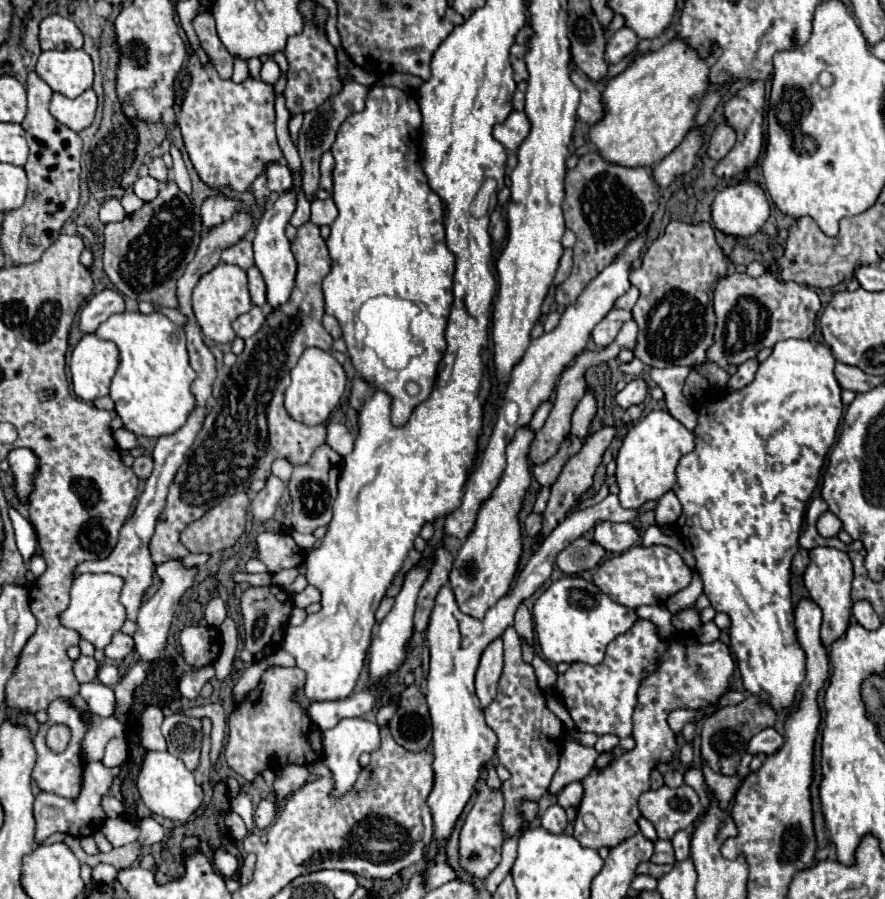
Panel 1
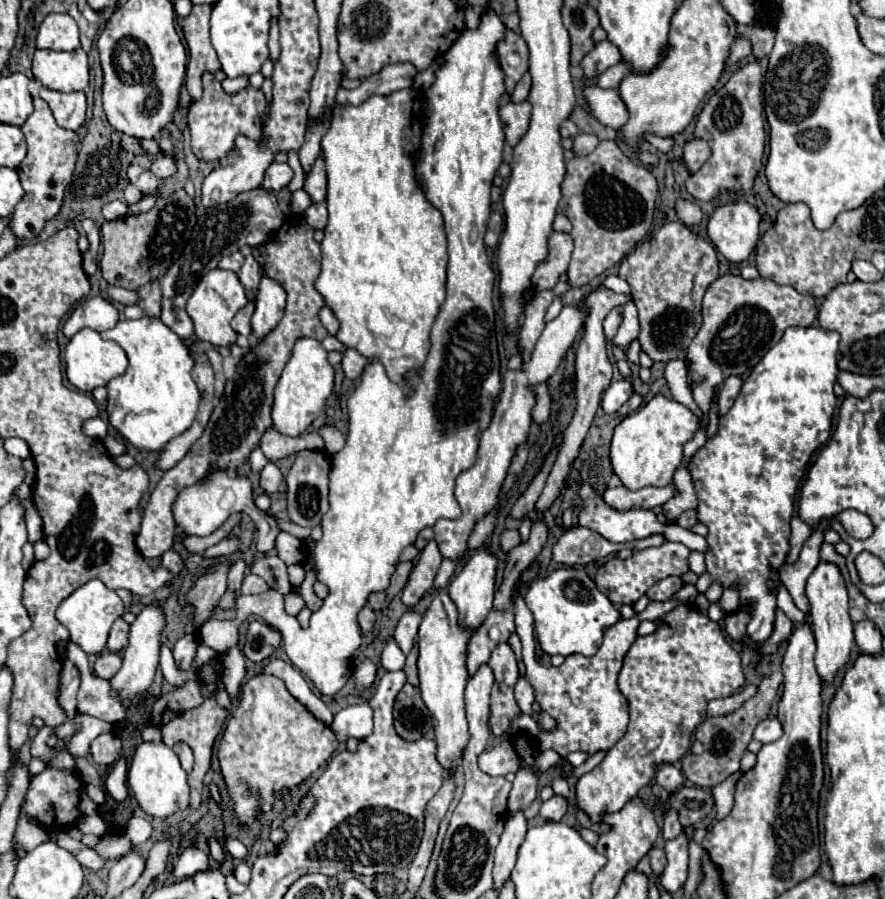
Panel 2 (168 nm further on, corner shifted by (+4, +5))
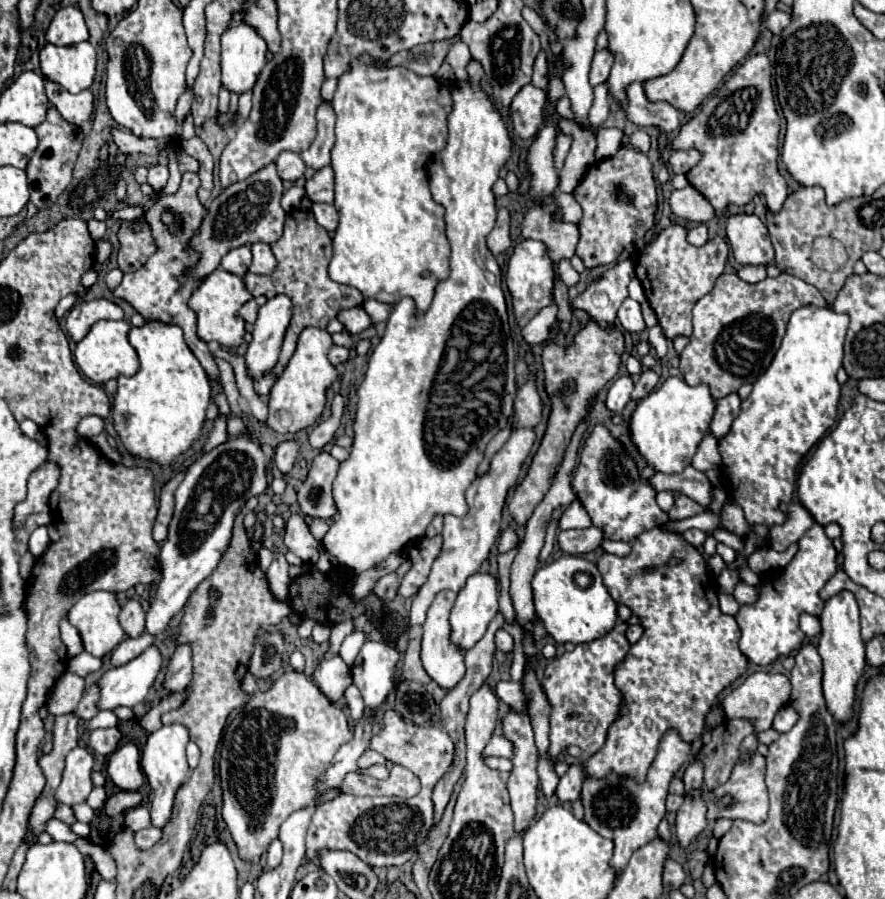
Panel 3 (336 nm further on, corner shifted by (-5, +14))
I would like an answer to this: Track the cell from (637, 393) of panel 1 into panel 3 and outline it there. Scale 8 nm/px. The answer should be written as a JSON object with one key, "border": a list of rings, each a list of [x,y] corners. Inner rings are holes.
{"border":[[[620,376],[612,382],[608,396],[606,396],[606,406],[612,412],[620,412],[628,402],[630,402],[630,392],[634,390],[634,382],[630,376]]]}

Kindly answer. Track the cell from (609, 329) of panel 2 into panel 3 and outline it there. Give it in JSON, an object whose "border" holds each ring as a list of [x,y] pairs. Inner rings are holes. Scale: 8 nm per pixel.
{"border":[[[626,298],[618,310],[618,320],[624,326],[624,330],[628,332],[642,332],[646,328],[642,312],[640,312],[640,304],[634,302],[632,298]]]}

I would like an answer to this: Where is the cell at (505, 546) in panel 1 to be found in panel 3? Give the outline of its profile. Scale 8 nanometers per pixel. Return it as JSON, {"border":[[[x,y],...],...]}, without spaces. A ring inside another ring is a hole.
{"border":[[[480,572],[480,574],[474,574],[472,578],[468,578],[466,582],[466,588],[458,592],[458,598],[452,606],[452,612],[450,612],[450,626],[452,626],[452,634],[450,634],[450,640],[456,648],[460,650],[470,650],[486,632],[490,620],[498,614],[498,588],[496,588],[496,580],[486,574],[486,572]]]}

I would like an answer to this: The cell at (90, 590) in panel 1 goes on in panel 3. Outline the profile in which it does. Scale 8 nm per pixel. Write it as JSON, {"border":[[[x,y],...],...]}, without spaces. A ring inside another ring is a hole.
{"border":[[[98,590],[82,596],[68,612],[70,624],[78,630],[84,650],[92,656],[110,654],[124,638],[124,630],[118,624],[120,606],[112,592]]]}

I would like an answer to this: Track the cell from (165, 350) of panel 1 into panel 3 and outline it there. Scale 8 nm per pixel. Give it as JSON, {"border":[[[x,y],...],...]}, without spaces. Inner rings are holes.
{"border":[[[146,322],[142,328],[130,330],[130,344],[134,346],[140,358],[140,370],[130,378],[126,376],[118,378],[118,390],[112,402],[114,428],[132,456],[156,462],[160,466],[168,466],[200,438],[206,420],[206,408],[210,404],[210,384],[198,358],[194,358],[194,354],[186,346],[182,330],[178,326],[162,322]]]}

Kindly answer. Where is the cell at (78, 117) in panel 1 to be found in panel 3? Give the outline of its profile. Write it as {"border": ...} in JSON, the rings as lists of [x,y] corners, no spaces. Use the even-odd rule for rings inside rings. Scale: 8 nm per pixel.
{"border":[[[46,80],[46,96],[50,104],[60,112],[60,116],[74,126],[80,126],[82,122],[92,118],[94,98],[90,90],[84,90],[80,94],[70,94],[56,82]]]}

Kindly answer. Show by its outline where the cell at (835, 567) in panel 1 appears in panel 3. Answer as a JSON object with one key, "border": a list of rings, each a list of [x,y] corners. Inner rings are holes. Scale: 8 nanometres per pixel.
{"border":[[[840,592],[826,600],[824,612],[820,614],[822,634],[818,642],[818,654],[824,664],[822,676],[822,692],[826,700],[826,708],[832,718],[840,724],[846,724],[852,718],[854,698],[856,698],[856,684],[864,672],[866,658],[864,658],[864,640],[860,636],[860,620],[858,620],[858,604],[854,594]]]}

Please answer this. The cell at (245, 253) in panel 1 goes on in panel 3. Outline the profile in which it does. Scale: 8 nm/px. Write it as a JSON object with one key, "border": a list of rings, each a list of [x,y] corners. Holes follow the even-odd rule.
{"border":[[[240,246],[240,248],[230,250],[230,252],[222,258],[220,266],[222,266],[222,270],[226,270],[226,272],[236,274],[236,276],[242,278],[242,276],[248,272],[250,262],[252,262],[252,252],[250,252],[250,247]]]}

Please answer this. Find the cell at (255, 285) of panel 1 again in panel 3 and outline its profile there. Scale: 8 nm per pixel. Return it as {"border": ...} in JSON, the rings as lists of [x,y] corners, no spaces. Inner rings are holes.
{"border":[[[256,242],[252,244],[252,266],[250,266],[250,272],[254,274],[272,274],[274,268],[276,268],[276,258],[270,250],[268,244],[264,242]]]}

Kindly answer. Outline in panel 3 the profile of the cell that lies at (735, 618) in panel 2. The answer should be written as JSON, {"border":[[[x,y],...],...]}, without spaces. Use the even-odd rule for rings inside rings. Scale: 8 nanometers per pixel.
{"border":[[[814,524],[800,540],[798,540],[798,552],[794,554],[792,562],[778,572],[772,580],[772,588],[776,592],[768,592],[768,584],[762,584],[760,594],[754,604],[740,606],[736,614],[736,622],[742,630],[740,636],[740,650],[742,654],[758,664],[766,666],[774,662],[780,656],[788,656],[794,650],[798,650],[806,642],[806,634],[800,630],[798,620],[800,614],[820,614],[824,608],[822,598],[818,592],[822,586],[834,576],[836,572],[836,548],[832,546],[832,540],[824,534],[824,528],[820,524]]]}

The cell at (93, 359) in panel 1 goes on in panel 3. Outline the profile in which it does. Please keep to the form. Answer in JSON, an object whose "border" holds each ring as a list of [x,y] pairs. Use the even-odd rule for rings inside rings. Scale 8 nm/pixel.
{"border":[[[102,320],[92,326],[92,330],[86,334],[84,340],[76,344],[74,356],[76,366],[82,370],[86,378],[90,378],[94,384],[104,384],[110,378],[118,376],[134,376],[138,372],[138,354],[128,342],[130,324],[126,320]]]}

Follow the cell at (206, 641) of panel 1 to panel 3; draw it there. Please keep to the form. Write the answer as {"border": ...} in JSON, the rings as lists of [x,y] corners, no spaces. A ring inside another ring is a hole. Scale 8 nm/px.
{"border":[[[178,646],[170,658],[162,686],[166,688],[166,694],[182,692],[188,686],[190,678],[192,678],[192,650],[190,646]]]}

